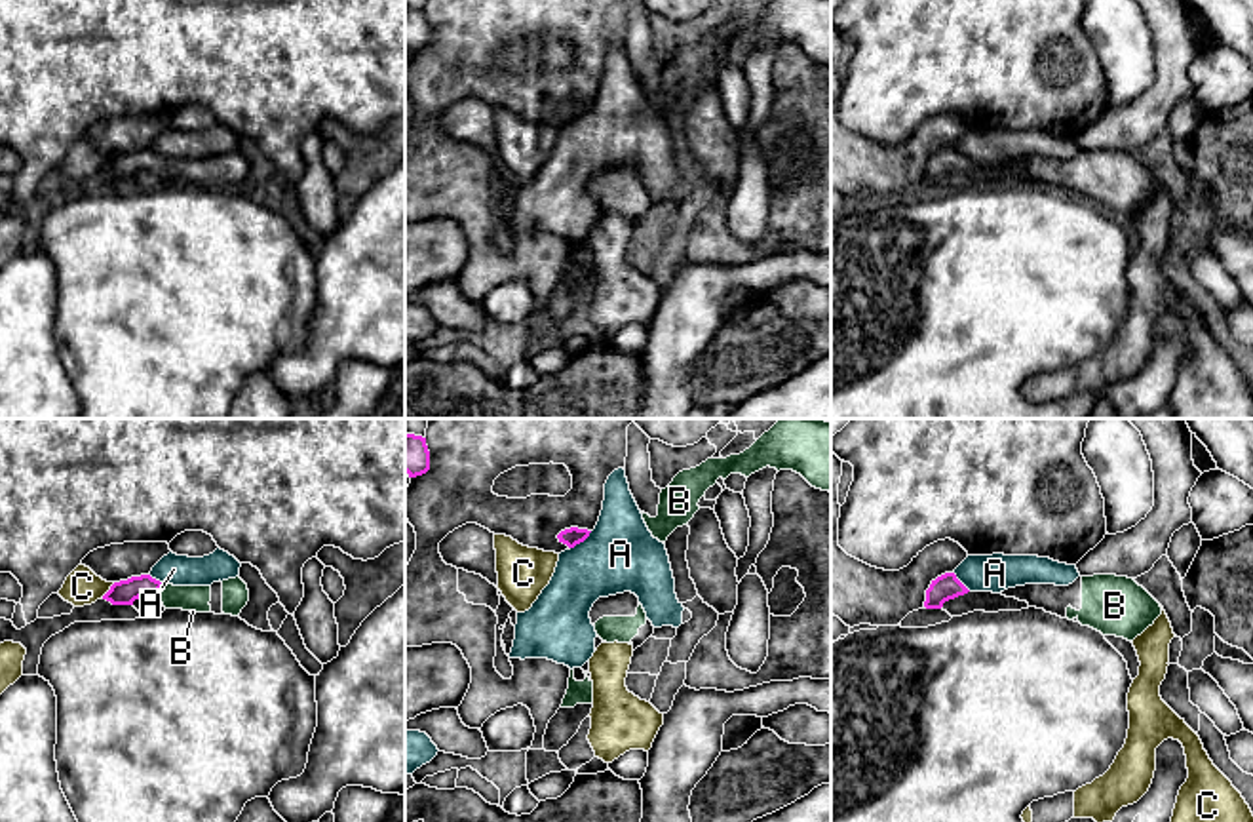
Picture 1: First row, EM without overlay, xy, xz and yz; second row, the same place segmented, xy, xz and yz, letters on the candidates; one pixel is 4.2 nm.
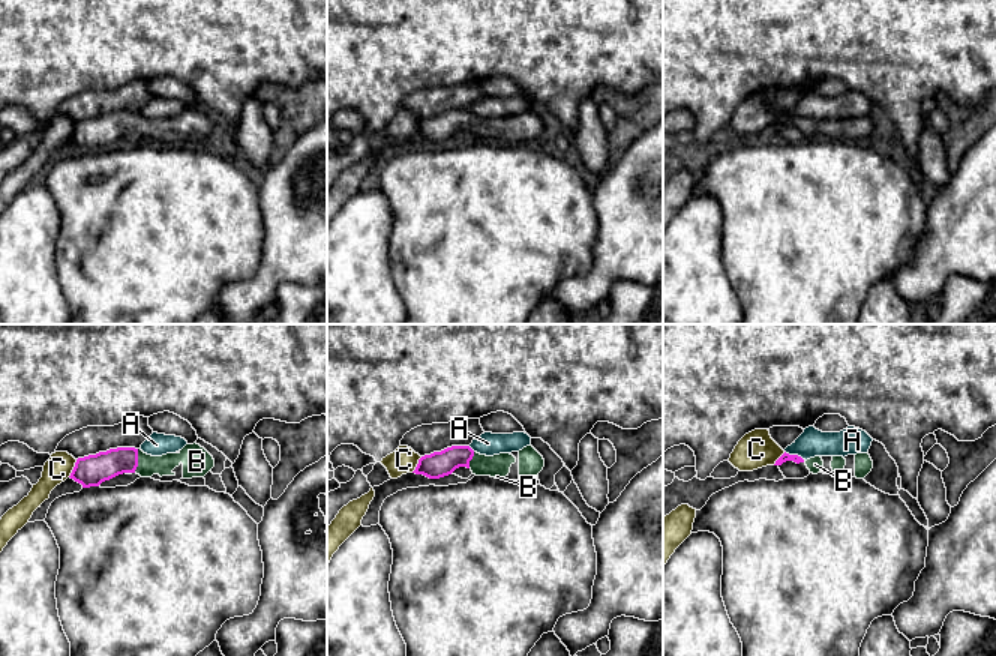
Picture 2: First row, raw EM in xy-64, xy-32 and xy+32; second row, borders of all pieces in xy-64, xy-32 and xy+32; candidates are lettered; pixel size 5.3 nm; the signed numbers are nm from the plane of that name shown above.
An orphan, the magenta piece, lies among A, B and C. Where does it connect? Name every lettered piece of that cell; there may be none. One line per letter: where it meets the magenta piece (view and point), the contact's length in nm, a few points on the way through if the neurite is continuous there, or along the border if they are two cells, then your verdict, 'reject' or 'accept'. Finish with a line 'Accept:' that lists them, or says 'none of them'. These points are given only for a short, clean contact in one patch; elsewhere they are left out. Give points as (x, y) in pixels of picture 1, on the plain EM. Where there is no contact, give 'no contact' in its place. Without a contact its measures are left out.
A: xz (580, 115) | 120 nm | along xz (592, 105), (571, 122) | reject
B: xy (158, 162) | 70 nm | across xy (124, 166), (132, 162), (158, 162), (170, 170), (189, 172) | accept
C: xy (109, 164) | 90 nm | reject
Accept: B

